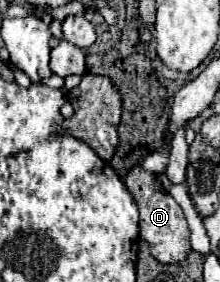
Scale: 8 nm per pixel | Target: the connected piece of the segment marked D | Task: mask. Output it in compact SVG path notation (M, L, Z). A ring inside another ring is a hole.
M137 165L127 173L125 187L131 193L131 197L135 199L137 207L139 207L139 235L141 235L141 239L145 239L151 245L151 255L159 263L167 263L167 265L183 261L185 253L191 249L187 221L185 221L185 215L183 215L181 207L163 189L157 175L149 173L141 165Z

